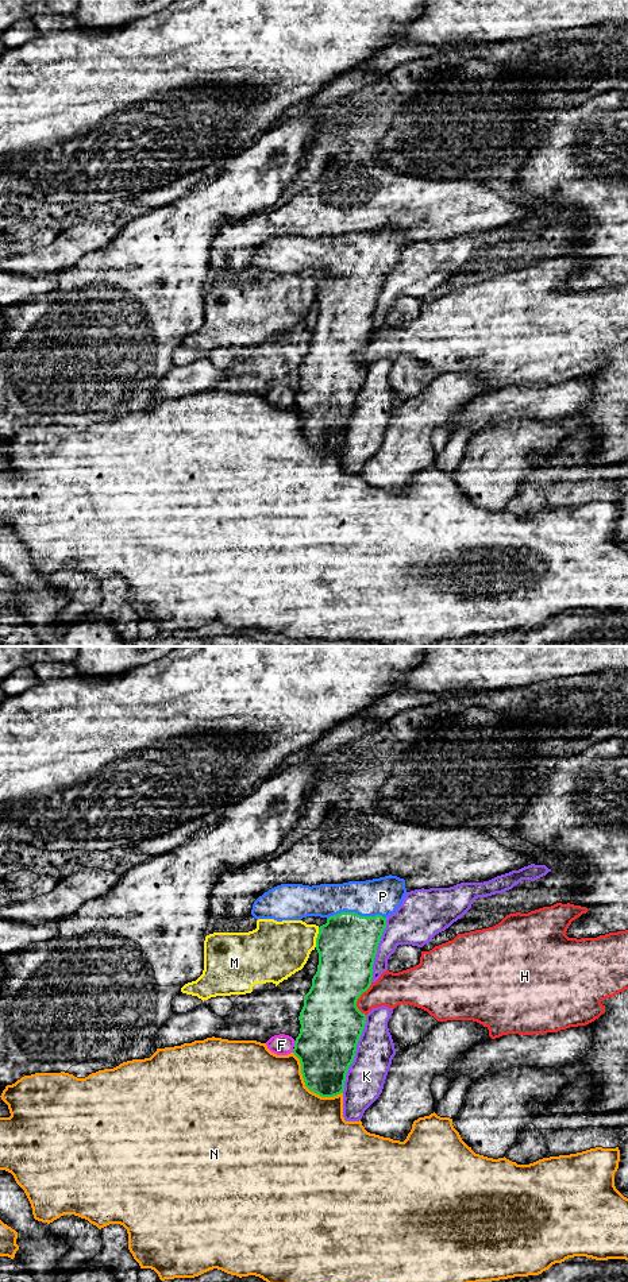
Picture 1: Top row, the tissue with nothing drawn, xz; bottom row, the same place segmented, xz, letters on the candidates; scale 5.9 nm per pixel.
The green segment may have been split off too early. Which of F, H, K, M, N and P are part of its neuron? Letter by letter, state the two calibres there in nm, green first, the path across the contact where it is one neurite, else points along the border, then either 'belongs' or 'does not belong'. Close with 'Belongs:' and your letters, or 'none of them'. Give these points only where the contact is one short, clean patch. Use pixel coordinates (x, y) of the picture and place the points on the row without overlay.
F: calibres 360 and 130 nm; does not belong
H: calibres 360 and 200 nm; does not belong
K: calibres 360 and 220 nm; does not belong
M: calibres 360 and 340 nm; border xz (319, 280), (315, 298); does not belong
N: calibres 340 and 500 nm; does not belong
P: calibres 360 and 220 nm; way xz (347, 296), (354, 281), (355, 266), (365, 257), (382, 248); belongs
Belongs: P

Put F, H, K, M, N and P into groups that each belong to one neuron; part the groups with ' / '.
F / H / K / M / N / P

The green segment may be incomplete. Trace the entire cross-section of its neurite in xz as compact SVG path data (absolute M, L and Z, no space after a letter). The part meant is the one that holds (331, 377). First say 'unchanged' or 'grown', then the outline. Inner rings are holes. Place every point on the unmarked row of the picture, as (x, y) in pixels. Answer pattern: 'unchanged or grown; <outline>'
grown; M389 227L343 236L281 236L265 244L253 256L251 267L257 273L301 273L305 269L327 271L327 275L319 279L317 324L304 348L298 368L301 381L293 401L301 416L305 439L321 449L334 449L344 443L346 426L366 377L366 367L358 362L357 354L371 337L373 316L386 281L386 270L396 264L405 247L405 232Z

